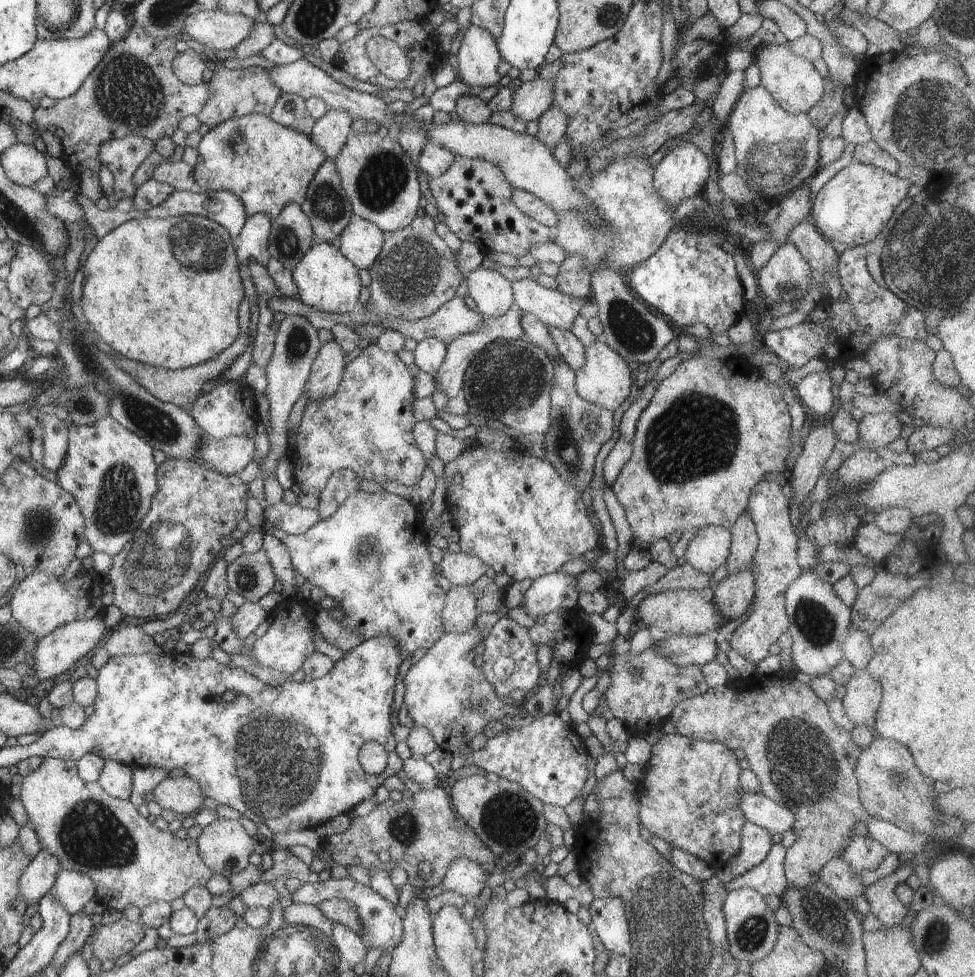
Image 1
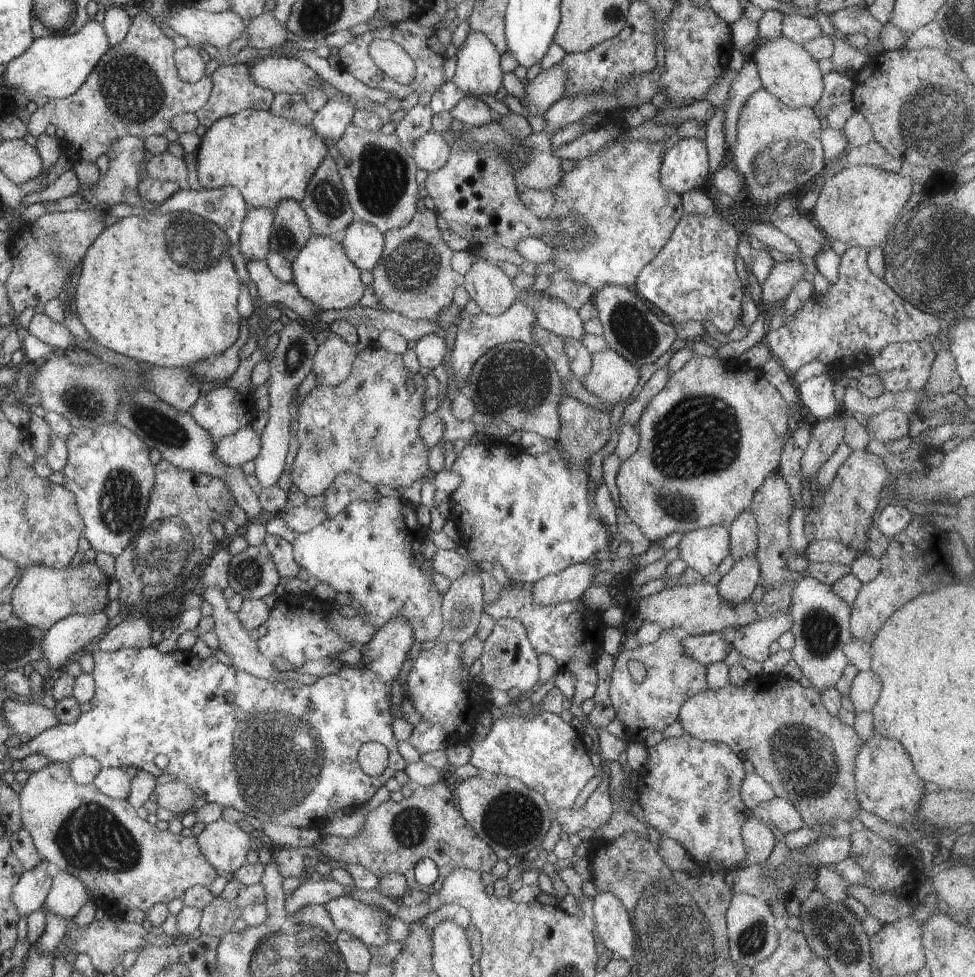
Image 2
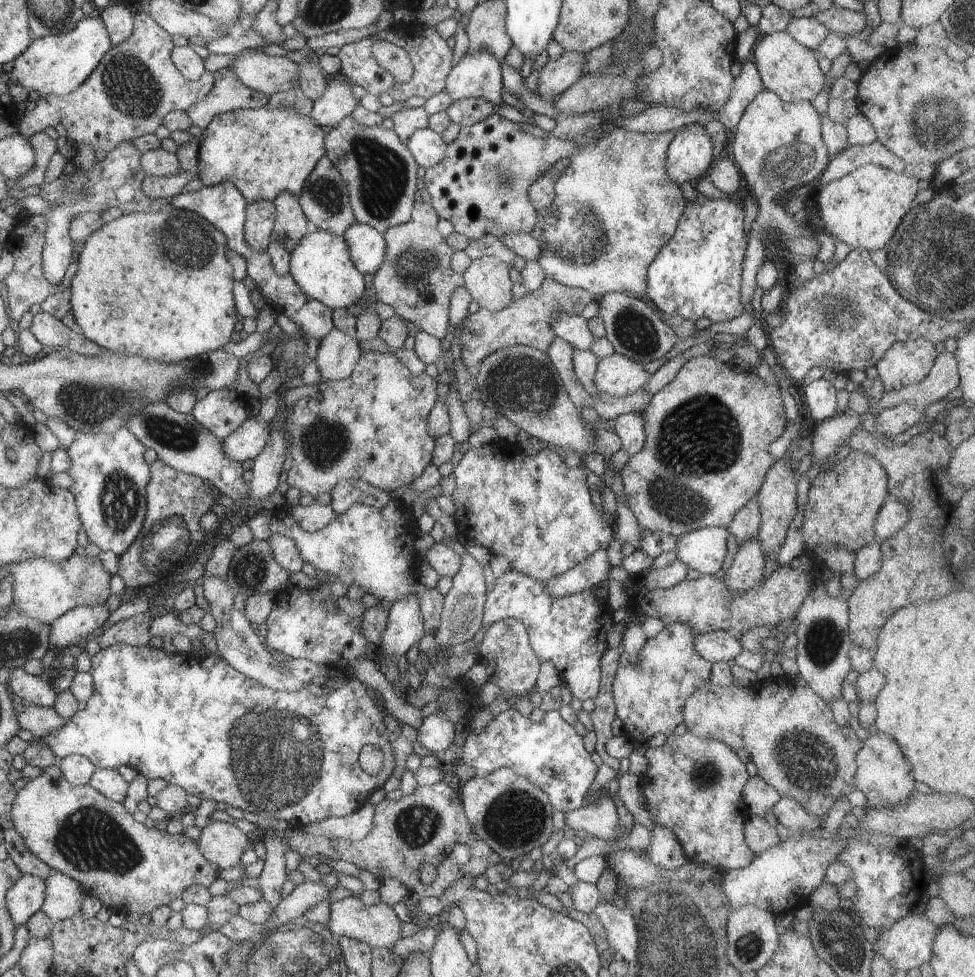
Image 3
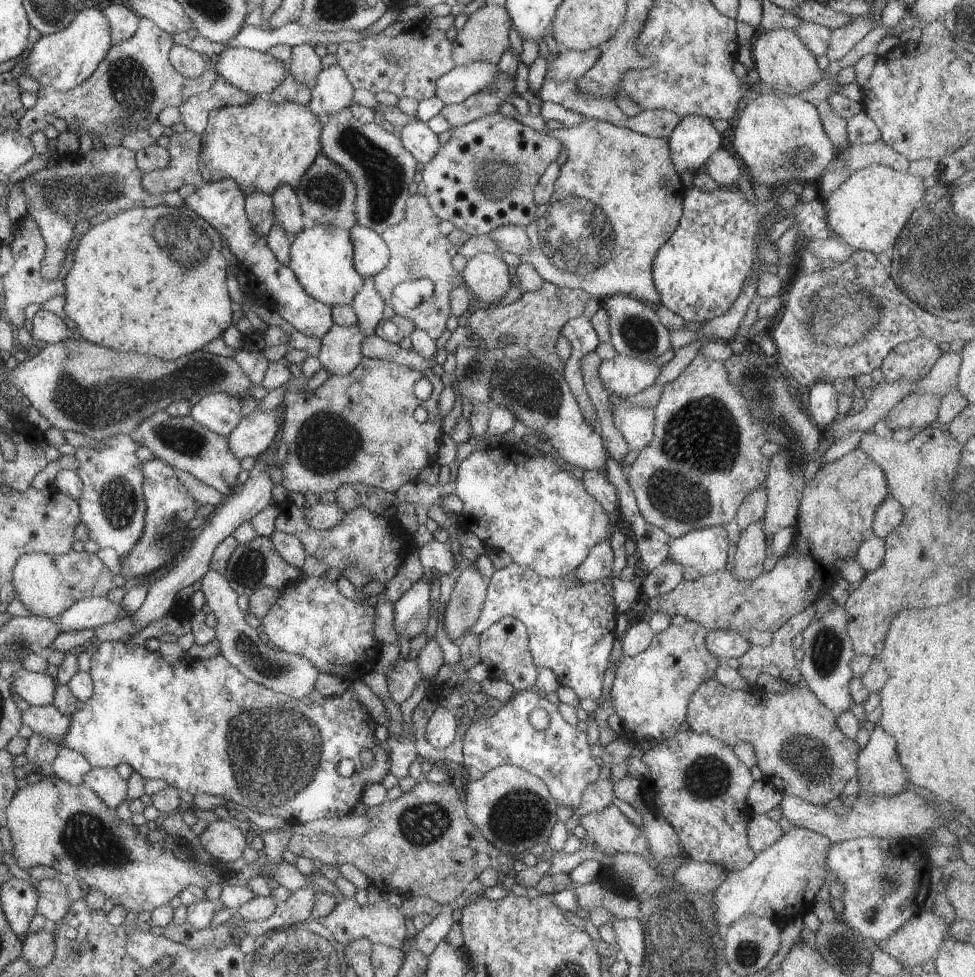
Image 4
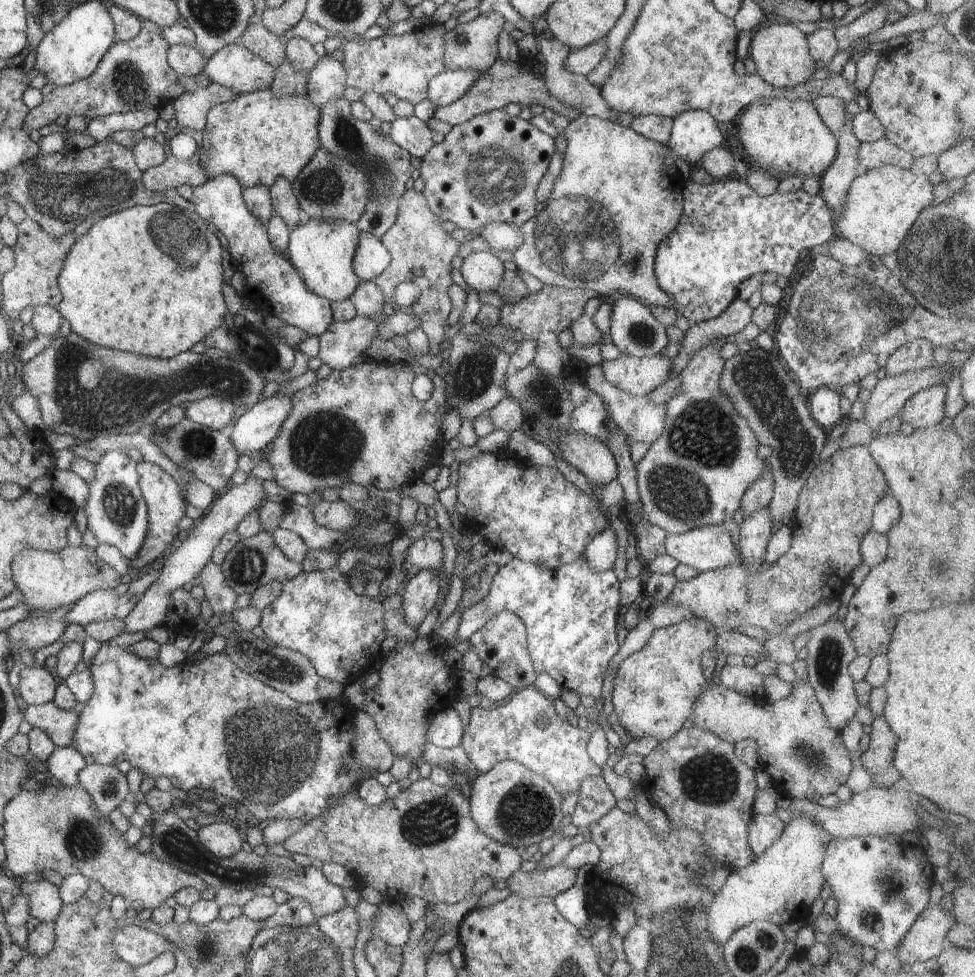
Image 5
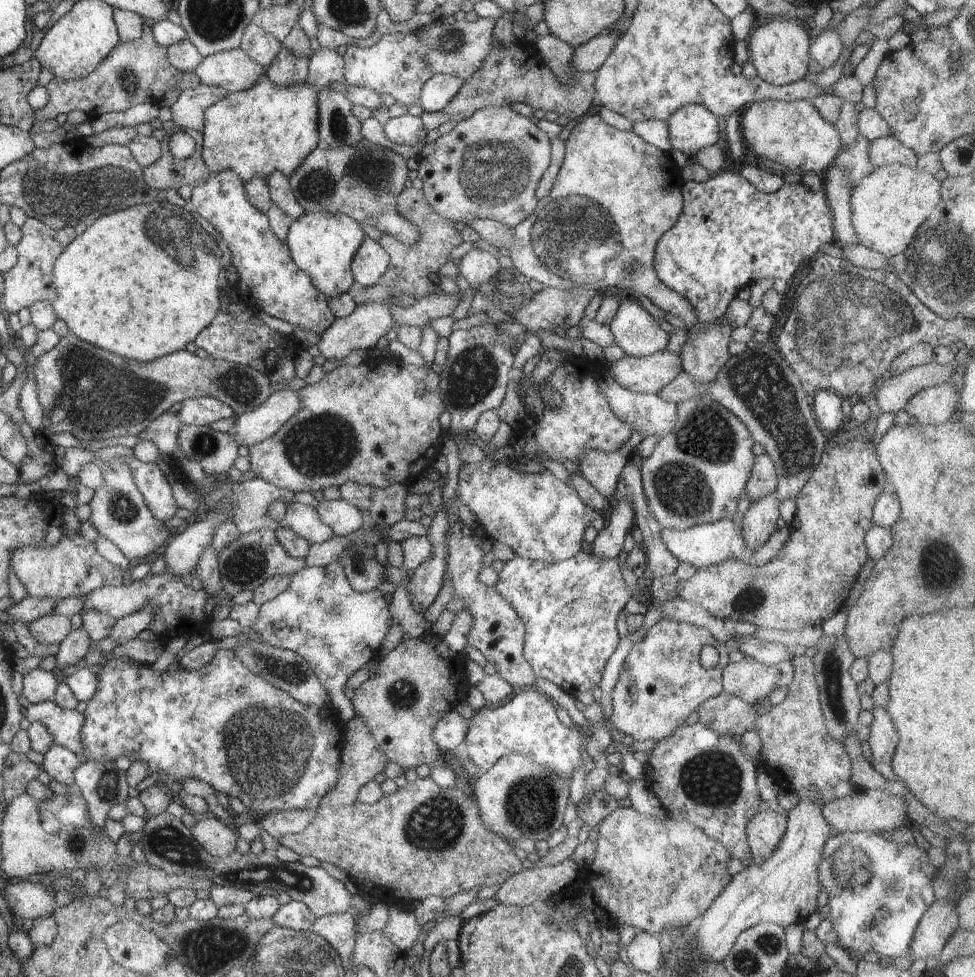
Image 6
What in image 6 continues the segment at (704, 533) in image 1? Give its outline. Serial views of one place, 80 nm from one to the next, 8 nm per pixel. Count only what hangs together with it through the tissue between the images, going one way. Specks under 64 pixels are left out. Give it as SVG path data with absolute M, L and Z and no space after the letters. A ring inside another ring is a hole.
M722 519L715 523L702 523L686 530L661 529L661 539L670 554L680 562L688 562L697 569L720 564L730 559L743 562L745 565L760 567L774 560L790 537L790 529L786 526L773 532L773 535L760 548L751 549L744 542L741 528L736 528L731 519Z

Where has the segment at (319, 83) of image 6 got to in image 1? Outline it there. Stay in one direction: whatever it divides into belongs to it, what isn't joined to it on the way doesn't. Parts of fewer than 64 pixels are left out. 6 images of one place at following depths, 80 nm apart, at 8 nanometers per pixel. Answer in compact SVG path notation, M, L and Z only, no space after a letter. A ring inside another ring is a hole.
M329 111L313 126L309 137L326 155L326 159L335 160L344 148L348 136L353 132L353 118L346 111Z

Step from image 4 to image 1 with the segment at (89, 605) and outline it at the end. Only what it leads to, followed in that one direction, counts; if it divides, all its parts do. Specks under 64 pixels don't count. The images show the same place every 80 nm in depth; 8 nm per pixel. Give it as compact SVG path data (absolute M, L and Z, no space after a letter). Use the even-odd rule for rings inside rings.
M99 617L72 621L59 626L52 634L38 640L36 650L33 654L35 657L32 665L34 676L30 679L30 683L36 685L39 682L48 680L48 678L62 676L71 667L77 666L80 663L80 658L84 658L88 652L92 652L96 648L92 644L98 644L102 636L104 636L104 622Z

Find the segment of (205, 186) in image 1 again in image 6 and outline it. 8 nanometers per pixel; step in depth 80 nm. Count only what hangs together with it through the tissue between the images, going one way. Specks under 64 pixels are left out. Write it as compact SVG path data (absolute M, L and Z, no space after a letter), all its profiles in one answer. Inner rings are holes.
M266 75L248 90L228 93L222 100L205 110L203 128L203 160L211 174L234 171L245 183L251 178L266 180L274 171L289 176L304 162L316 147L321 145L318 122L317 92L306 82L288 87L276 86Z

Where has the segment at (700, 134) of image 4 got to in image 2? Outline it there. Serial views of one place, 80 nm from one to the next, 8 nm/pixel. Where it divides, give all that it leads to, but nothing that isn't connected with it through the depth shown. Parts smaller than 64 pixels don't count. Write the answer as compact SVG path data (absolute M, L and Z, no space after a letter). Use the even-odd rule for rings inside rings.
M683 138L664 154L659 179L669 191L681 196L688 190L705 189L709 178L709 156L705 141Z

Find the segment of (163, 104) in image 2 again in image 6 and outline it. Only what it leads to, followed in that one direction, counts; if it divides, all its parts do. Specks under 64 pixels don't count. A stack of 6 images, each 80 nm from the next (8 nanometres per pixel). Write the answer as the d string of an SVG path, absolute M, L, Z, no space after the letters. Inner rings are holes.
M146 23L136 40L121 40L90 75L75 81L54 77L45 86L49 94L47 105L33 112L34 124L72 111L83 112L95 119L100 114L125 111L142 103L161 106L169 90L185 91L200 84L196 73L182 73L170 63L167 48L155 39L151 23Z

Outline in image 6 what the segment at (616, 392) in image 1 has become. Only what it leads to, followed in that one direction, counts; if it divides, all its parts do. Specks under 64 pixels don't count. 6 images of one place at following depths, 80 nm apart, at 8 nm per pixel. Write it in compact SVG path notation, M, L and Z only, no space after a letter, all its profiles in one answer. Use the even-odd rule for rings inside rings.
M664 350L647 357L624 355L610 364L609 374L632 392L657 394L678 376L681 366L680 355Z

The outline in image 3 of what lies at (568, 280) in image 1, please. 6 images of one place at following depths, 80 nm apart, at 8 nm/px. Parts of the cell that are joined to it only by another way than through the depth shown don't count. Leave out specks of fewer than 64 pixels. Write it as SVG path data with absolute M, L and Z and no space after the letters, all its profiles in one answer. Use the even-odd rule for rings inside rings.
M546 275L540 288L530 294L512 301L506 308L496 312L480 308L461 322L459 340L462 362L469 371L473 371L489 354L512 345L526 345L547 354L548 347L555 337L549 320L558 313L581 315L586 304L594 297L581 286L566 286Z

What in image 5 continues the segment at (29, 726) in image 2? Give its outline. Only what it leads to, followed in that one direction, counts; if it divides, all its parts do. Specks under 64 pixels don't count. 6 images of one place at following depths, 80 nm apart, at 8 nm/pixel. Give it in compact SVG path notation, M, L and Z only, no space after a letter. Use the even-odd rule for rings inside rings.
M50 701L41 705L28 705L24 710L24 720L43 730L57 747L67 747L74 743L80 716Z

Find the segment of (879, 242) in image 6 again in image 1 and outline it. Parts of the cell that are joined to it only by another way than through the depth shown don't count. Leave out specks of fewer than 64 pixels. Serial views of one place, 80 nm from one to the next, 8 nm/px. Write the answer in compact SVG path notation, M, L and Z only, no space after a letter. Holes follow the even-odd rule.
M854 162L841 169L814 196L810 220L830 242L842 242L849 247L865 245L882 234L896 206L907 197L911 182L881 168Z

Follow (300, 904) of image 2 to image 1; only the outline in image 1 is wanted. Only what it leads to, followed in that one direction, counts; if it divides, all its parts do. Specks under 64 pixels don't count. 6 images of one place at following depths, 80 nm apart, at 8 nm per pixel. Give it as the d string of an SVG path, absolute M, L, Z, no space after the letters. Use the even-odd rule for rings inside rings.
M329 879L325 882L304 883L291 894L290 898L294 903L309 905L317 905L326 899L344 899L355 905L359 920L362 922L363 933L361 934L361 939L365 942L368 950L393 951L400 944L403 937L403 922L398 916L397 905L393 905L392 902L372 890L368 885L358 883L354 879Z

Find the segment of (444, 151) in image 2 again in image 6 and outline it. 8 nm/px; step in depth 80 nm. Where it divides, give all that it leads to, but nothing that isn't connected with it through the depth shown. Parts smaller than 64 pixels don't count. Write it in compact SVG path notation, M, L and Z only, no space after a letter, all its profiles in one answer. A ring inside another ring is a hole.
M410 113L396 118L390 118L386 125L383 126L386 136L396 144L404 144L406 146L417 146L421 147L421 143L426 143L427 130L424 128L422 119L415 117Z

